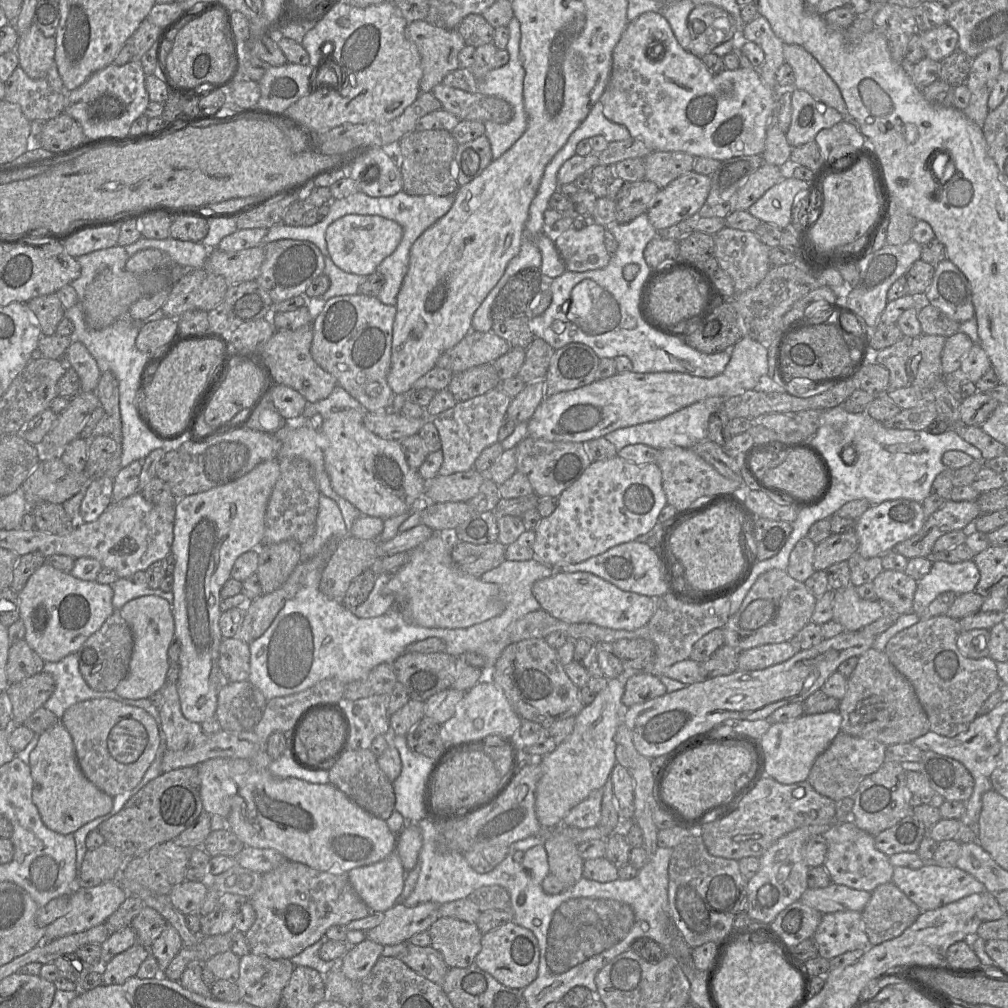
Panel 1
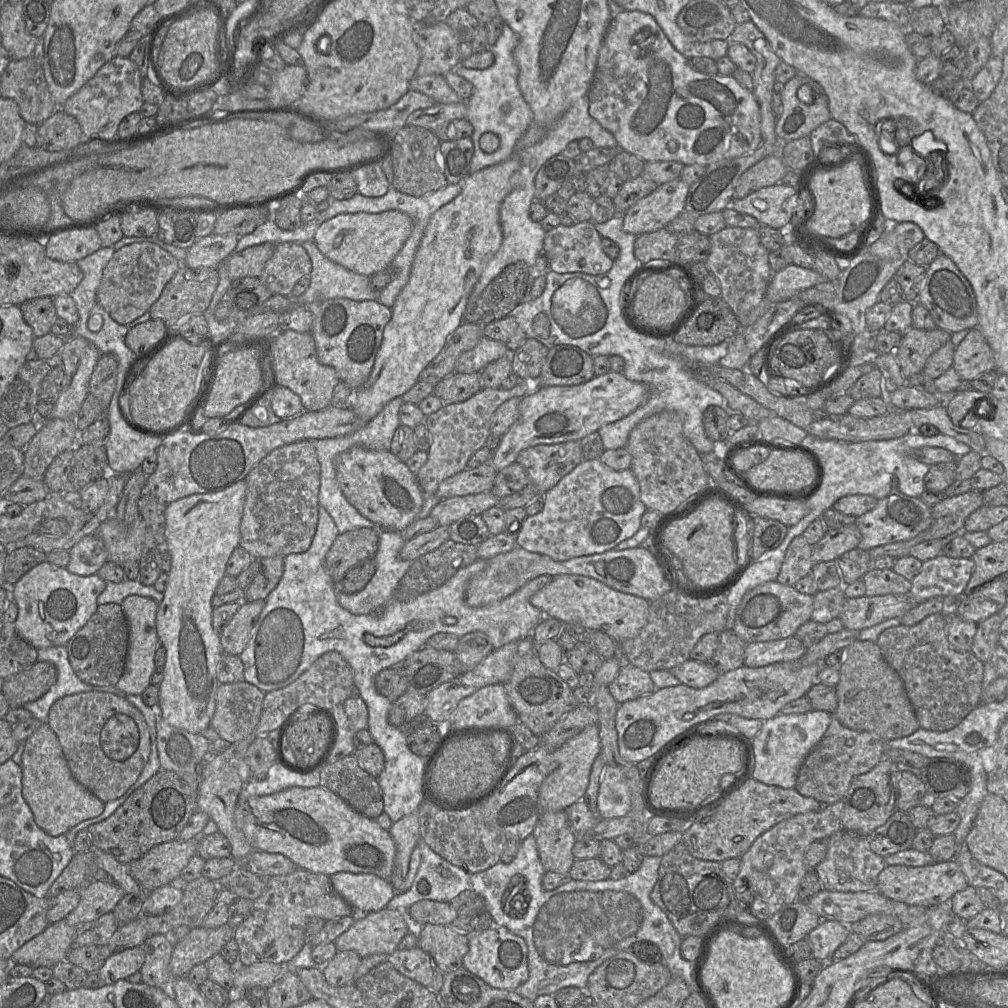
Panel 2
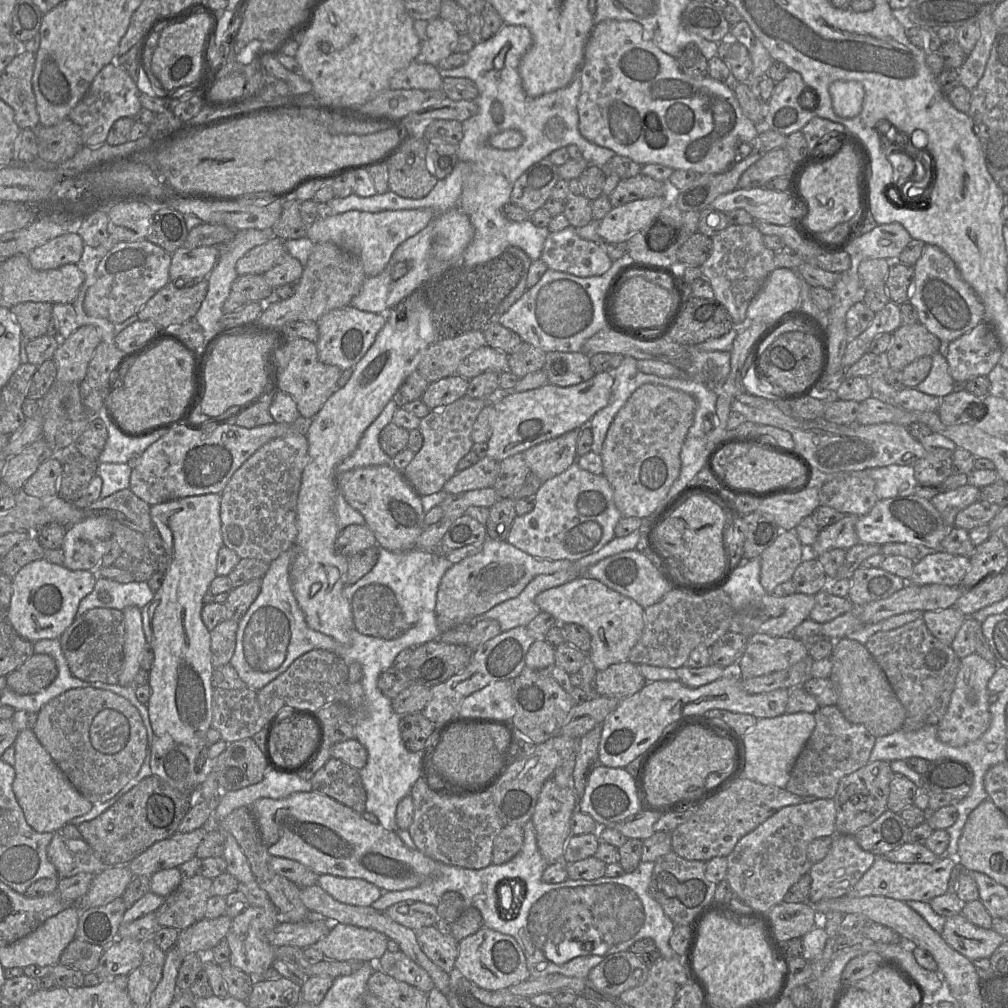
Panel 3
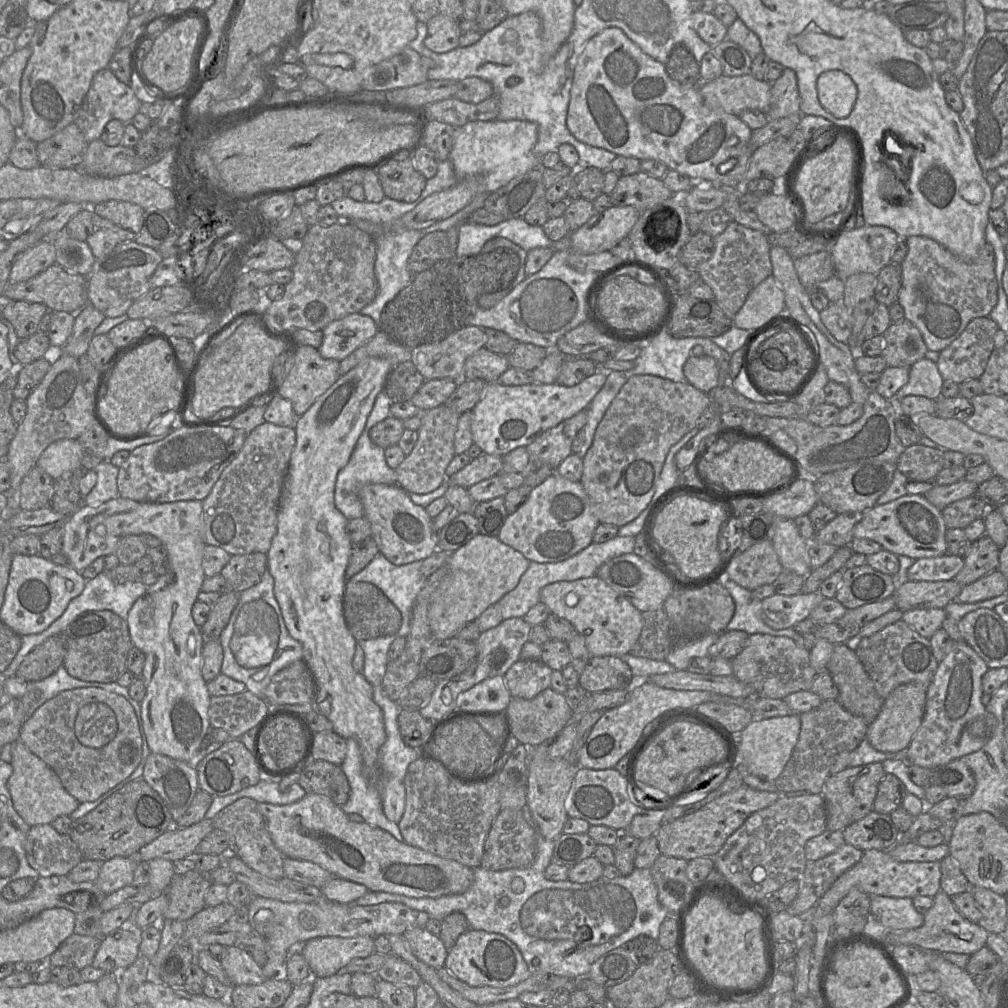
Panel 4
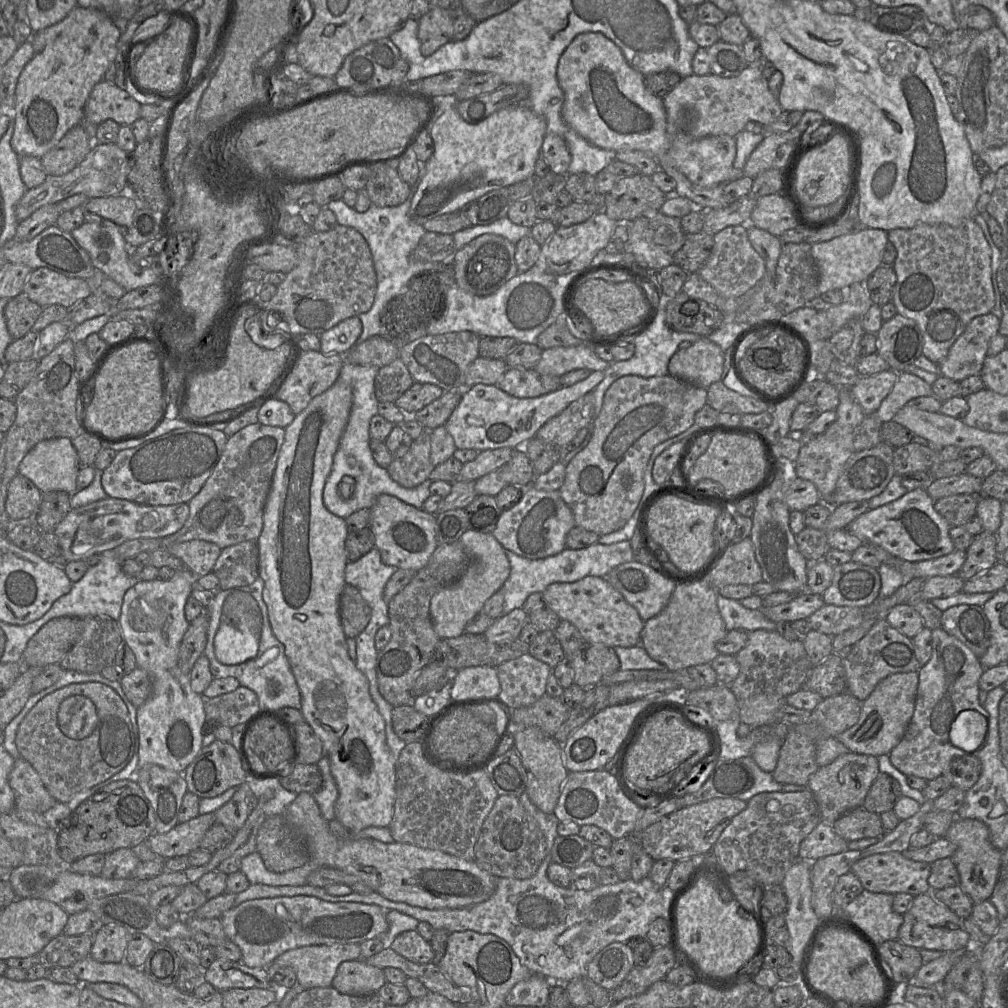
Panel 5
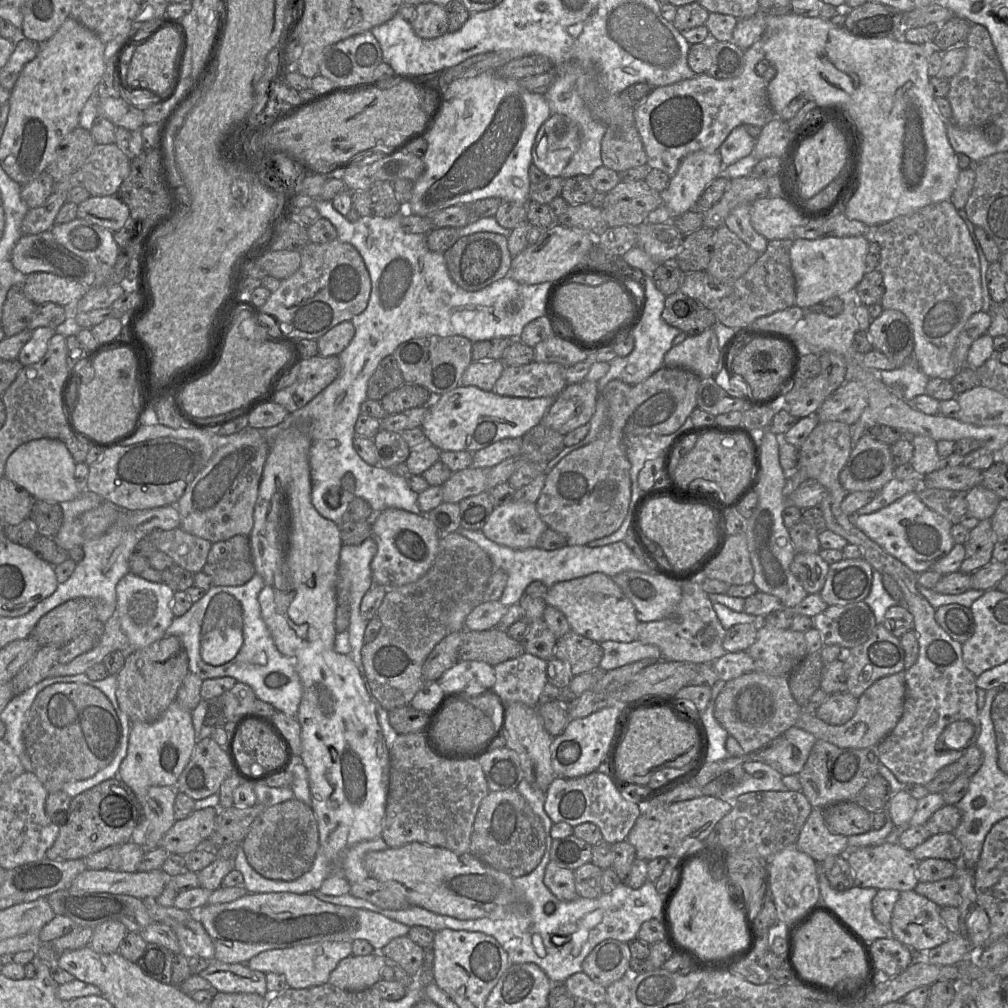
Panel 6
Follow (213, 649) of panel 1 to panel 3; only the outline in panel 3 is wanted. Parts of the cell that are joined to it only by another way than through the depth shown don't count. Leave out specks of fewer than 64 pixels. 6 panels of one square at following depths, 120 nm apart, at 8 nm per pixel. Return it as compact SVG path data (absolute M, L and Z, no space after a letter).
M212 493L170 500L150 507L151 520L165 542L170 567L164 574L163 583L155 592L152 601L141 608L143 631L147 644L154 654L148 682L151 695L146 706L156 736L169 736L175 742L191 747L205 748L203 743L212 722L214 688L211 677L214 667L211 662L211 633L202 621L201 611L204 606L203 597L213 579L217 577L218 552L224 546L221 535L220 501L220 494Z

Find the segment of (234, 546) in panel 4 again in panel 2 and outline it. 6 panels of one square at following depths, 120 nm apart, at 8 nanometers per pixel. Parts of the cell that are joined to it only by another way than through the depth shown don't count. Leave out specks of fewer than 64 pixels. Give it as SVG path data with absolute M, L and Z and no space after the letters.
M302 440L274 449L247 474L245 481L247 488L240 523L239 547L257 560L307 551L317 528L320 487L320 463L311 441Z

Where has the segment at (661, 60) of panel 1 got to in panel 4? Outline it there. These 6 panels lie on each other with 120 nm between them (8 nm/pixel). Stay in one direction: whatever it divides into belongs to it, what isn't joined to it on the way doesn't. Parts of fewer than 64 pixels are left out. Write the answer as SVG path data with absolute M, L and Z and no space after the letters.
M609 27L593 36L584 45L577 59L574 69L573 81L570 90L566 124L571 134L579 141L602 149L606 149L615 155L634 157L639 160L652 159L664 163L669 170L676 170L686 174L694 181L719 181L738 162L739 156L747 151L747 145L752 135L752 130L740 119L739 116L729 114L723 110L709 108L697 85L683 85L672 80L666 72L666 67L659 61L645 54L625 33L616 27Z

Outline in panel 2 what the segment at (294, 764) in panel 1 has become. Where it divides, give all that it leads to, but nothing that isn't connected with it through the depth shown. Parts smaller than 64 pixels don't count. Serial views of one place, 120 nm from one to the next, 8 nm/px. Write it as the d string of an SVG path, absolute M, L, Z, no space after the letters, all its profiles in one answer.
M276 761L260 780L248 780L241 789L239 797L264 796L291 788L311 788L320 786L319 772L303 774L289 768L284 762Z

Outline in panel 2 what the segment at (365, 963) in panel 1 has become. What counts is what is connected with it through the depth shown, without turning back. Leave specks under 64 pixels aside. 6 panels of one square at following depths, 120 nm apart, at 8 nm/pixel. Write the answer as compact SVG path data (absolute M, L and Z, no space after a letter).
M354 950L340 951L321 970L332 986L354 984L354 975L361 960L362 957Z

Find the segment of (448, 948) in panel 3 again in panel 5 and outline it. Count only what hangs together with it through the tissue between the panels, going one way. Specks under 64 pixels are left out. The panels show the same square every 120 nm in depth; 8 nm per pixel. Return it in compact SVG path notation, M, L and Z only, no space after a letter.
M416 930L398 934L389 947L403 957L419 964L427 964L434 960L434 951L430 942L425 940Z

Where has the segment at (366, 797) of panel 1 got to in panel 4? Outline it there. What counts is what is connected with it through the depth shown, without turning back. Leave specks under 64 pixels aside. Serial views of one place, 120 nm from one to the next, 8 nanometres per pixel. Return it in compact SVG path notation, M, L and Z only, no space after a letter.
M313 760L300 771L298 784L306 794L321 794L342 806L350 796L348 779L336 765L324 760Z

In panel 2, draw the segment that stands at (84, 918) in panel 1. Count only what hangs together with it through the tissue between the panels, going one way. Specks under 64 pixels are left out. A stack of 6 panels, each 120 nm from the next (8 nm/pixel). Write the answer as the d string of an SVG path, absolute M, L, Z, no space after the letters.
M106 881L89 882L80 889L80 901L64 919L72 926L94 921L112 912L125 892L118 886Z

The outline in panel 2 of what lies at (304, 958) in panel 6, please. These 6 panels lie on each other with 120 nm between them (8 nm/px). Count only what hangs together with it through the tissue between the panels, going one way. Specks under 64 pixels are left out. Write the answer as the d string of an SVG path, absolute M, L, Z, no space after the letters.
M384 908L367 914L354 912L352 916L356 919L355 922L339 935L334 943L338 952L354 950L362 958L372 954L390 955L398 949L402 938L415 924L406 910Z

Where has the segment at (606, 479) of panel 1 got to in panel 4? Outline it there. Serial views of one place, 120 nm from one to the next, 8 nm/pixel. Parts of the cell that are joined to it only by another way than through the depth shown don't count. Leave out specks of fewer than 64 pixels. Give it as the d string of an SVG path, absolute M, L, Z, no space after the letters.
M554 473L531 490L528 500L521 507L508 514L497 538L522 553L530 562L553 563L566 560L593 543L593 535L599 524L592 511L589 496L581 483Z

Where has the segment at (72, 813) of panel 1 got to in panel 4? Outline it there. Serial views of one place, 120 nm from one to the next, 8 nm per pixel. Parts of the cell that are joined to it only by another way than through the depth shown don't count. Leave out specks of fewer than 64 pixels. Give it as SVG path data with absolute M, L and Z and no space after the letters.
M19 738L10 745L13 772L7 781L7 788L13 806L23 821L29 826L35 826L51 824L62 815L70 816L79 802L65 790L55 772L33 754Z

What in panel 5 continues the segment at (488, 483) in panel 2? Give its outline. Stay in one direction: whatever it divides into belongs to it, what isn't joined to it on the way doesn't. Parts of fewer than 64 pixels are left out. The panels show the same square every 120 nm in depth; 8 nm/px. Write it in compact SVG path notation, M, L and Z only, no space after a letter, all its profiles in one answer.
M512 448L479 451L477 457L463 464L457 480L476 481L484 475L507 464L512 458Z

